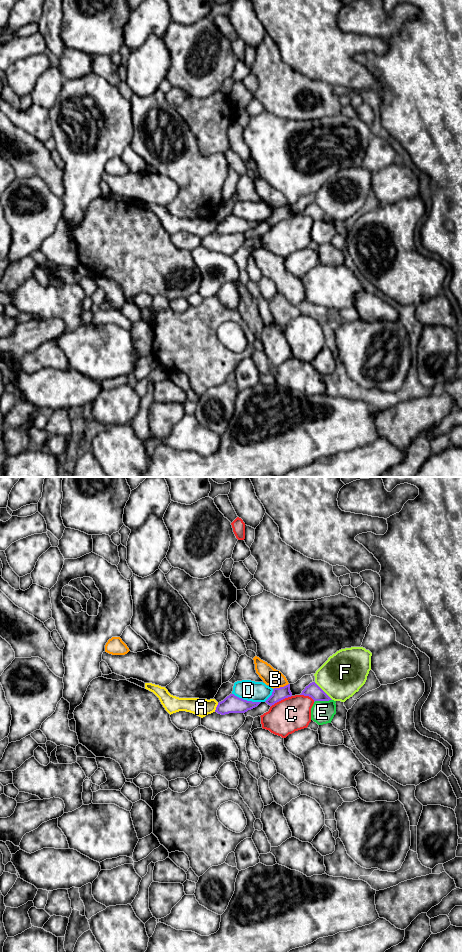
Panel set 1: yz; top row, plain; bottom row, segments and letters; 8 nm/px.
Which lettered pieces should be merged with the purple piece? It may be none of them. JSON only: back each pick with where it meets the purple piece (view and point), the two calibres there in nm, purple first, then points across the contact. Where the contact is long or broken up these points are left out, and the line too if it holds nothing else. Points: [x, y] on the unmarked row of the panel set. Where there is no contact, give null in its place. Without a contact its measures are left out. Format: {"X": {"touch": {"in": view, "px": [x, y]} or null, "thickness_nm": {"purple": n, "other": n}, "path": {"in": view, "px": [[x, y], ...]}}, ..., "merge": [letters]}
{"merge": []}

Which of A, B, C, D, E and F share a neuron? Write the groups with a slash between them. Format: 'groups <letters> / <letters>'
groups A / B / C / D / E / F

